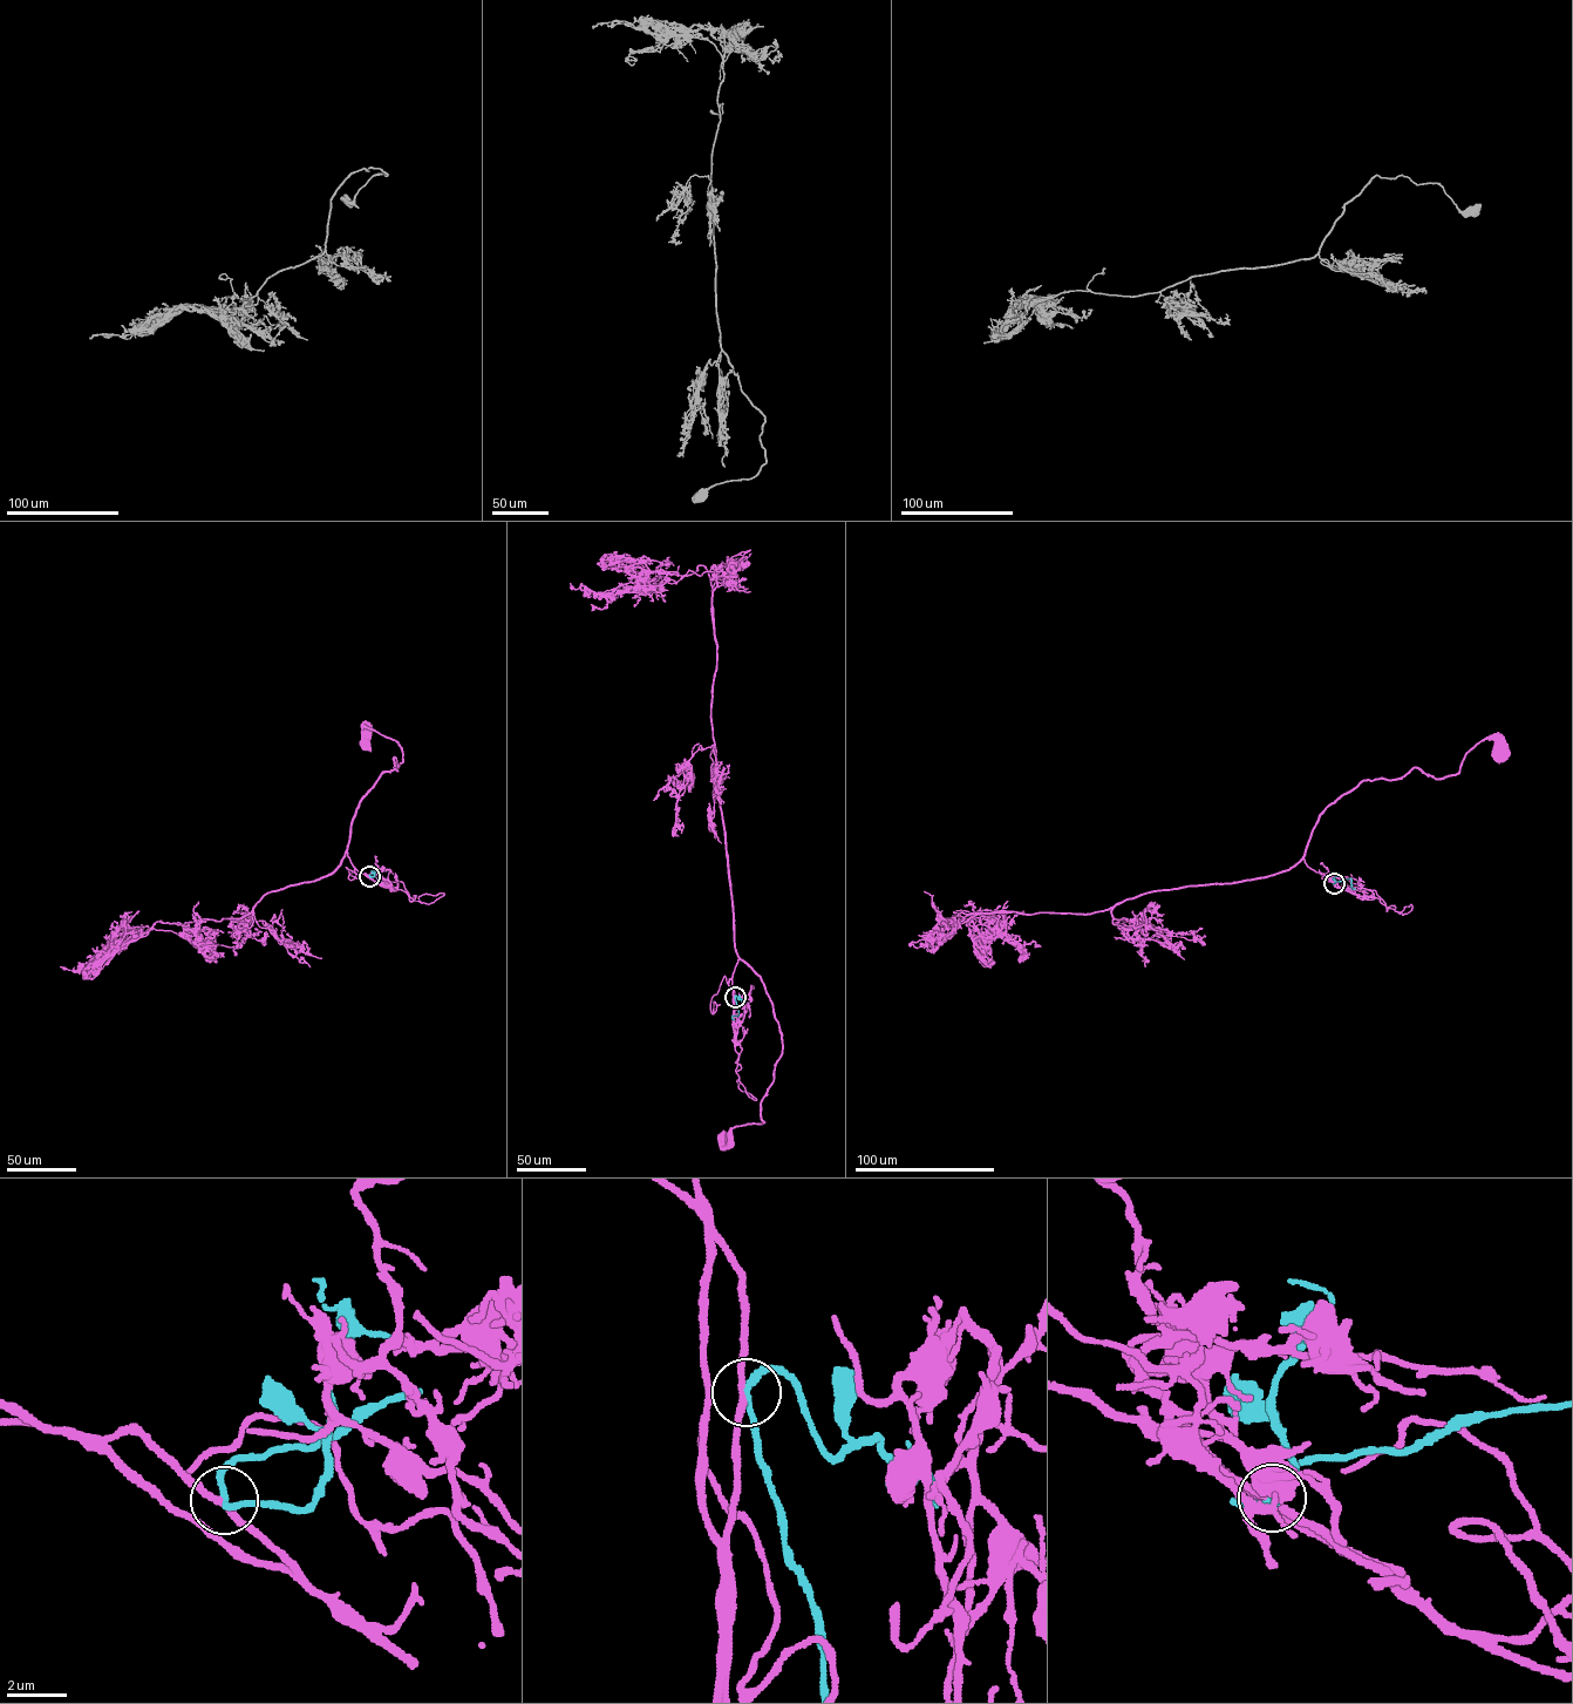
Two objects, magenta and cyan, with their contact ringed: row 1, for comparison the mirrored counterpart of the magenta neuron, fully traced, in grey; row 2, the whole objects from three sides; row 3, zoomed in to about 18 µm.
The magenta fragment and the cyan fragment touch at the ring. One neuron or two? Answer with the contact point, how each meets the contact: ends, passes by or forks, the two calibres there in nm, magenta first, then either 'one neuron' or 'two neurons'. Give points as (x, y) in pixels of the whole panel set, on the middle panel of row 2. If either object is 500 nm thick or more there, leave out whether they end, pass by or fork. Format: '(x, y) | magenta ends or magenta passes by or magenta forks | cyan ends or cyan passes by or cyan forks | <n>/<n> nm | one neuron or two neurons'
(735, 997) | magenta passes by | cyan passes by | 200/200 nm | one neuron

